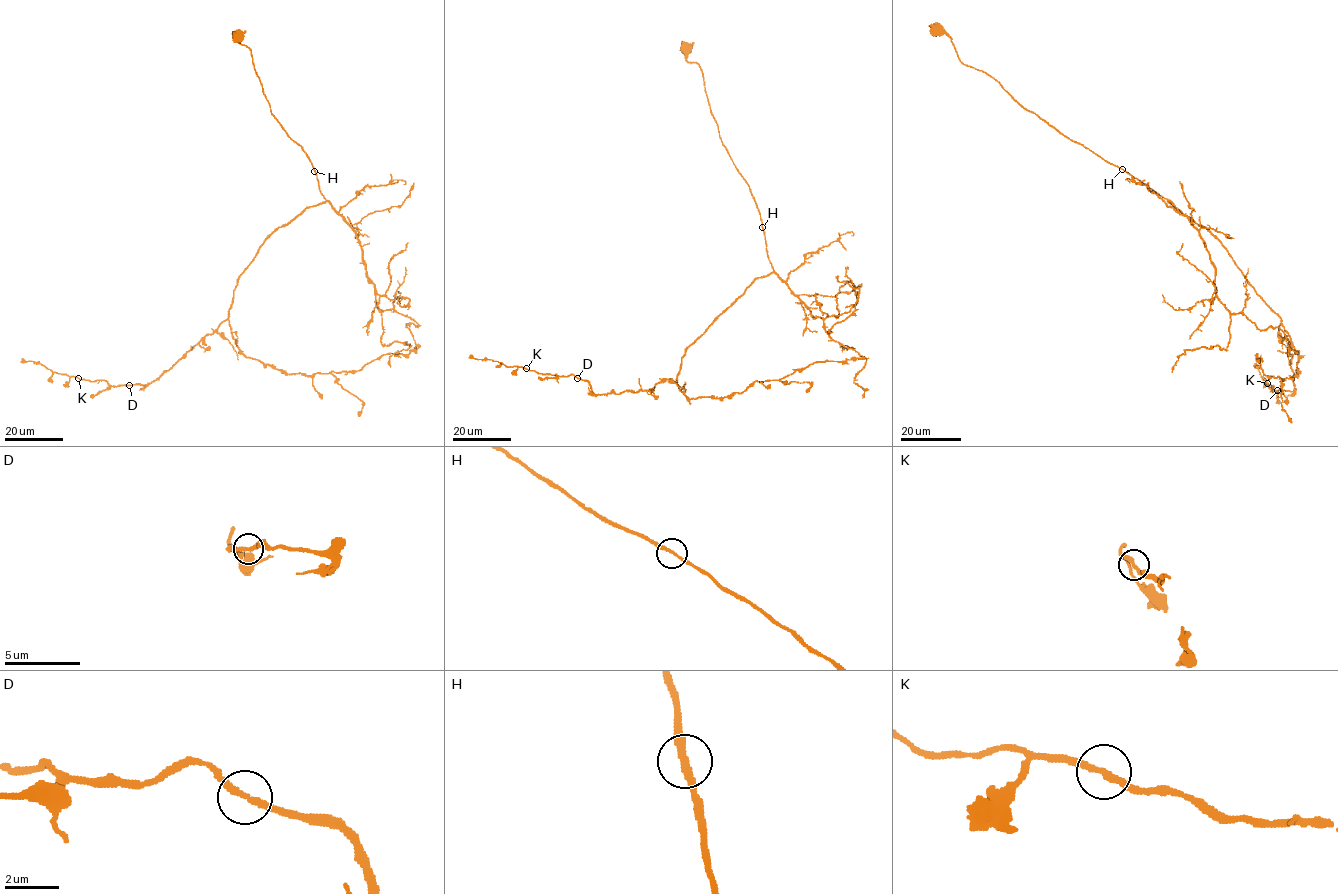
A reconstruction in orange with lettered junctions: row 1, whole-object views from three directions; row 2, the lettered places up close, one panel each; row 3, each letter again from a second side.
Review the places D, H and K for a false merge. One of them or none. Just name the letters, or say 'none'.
none

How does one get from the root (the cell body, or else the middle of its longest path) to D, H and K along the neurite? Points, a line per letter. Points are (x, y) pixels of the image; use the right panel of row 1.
D: (937, 30), (964, 64), (1221, 243), (1280, 319), (1294, 389), (1277, 390)
H: (937, 30), (950, 37), (961, 62), (993, 77), (1025, 108), (1121, 169)
K: (937, 30), (964, 64), (1221, 243), (1289, 344), (1294, 389), (1267, 383)

